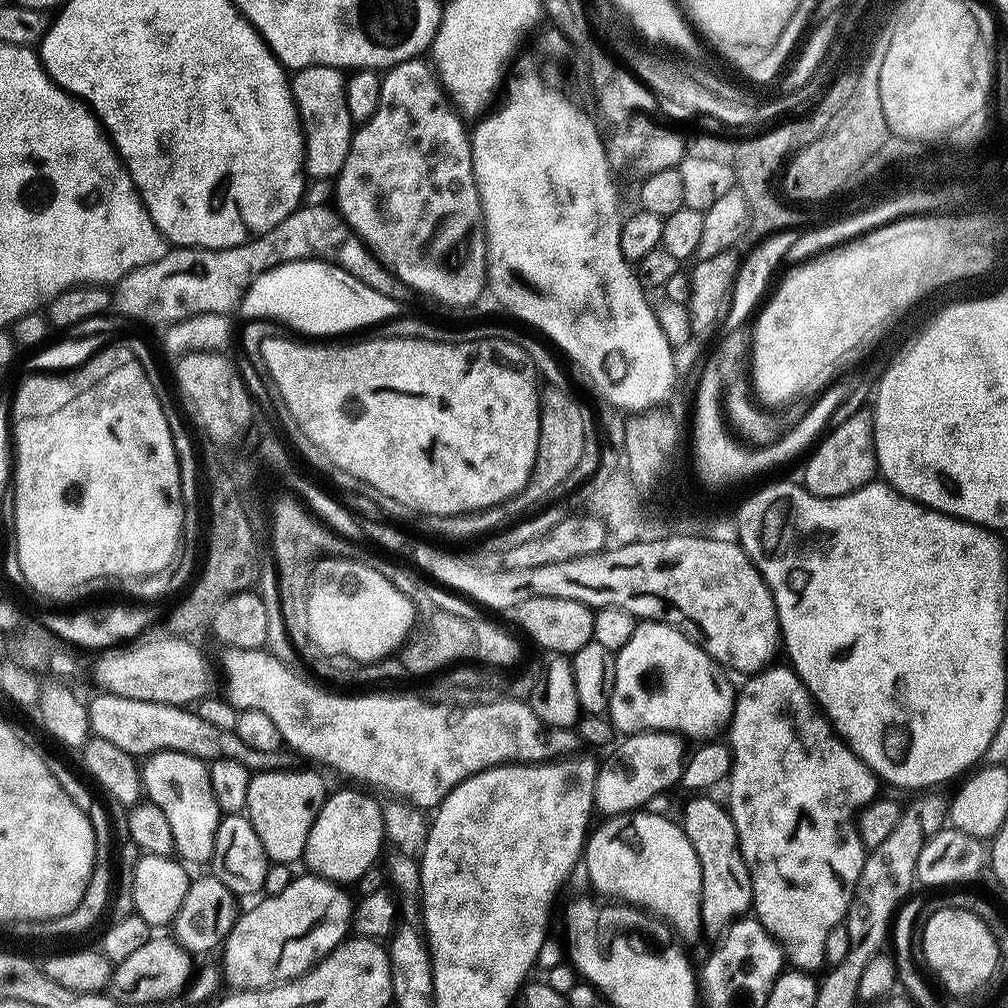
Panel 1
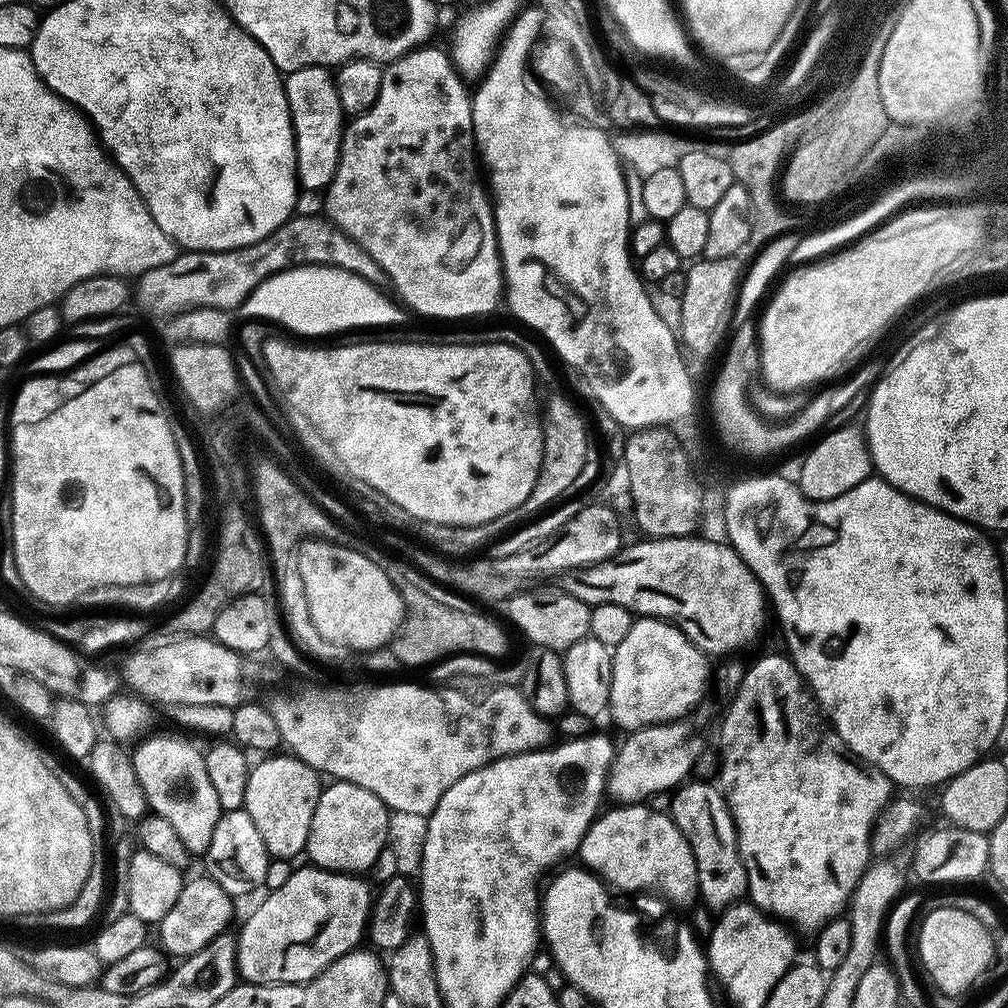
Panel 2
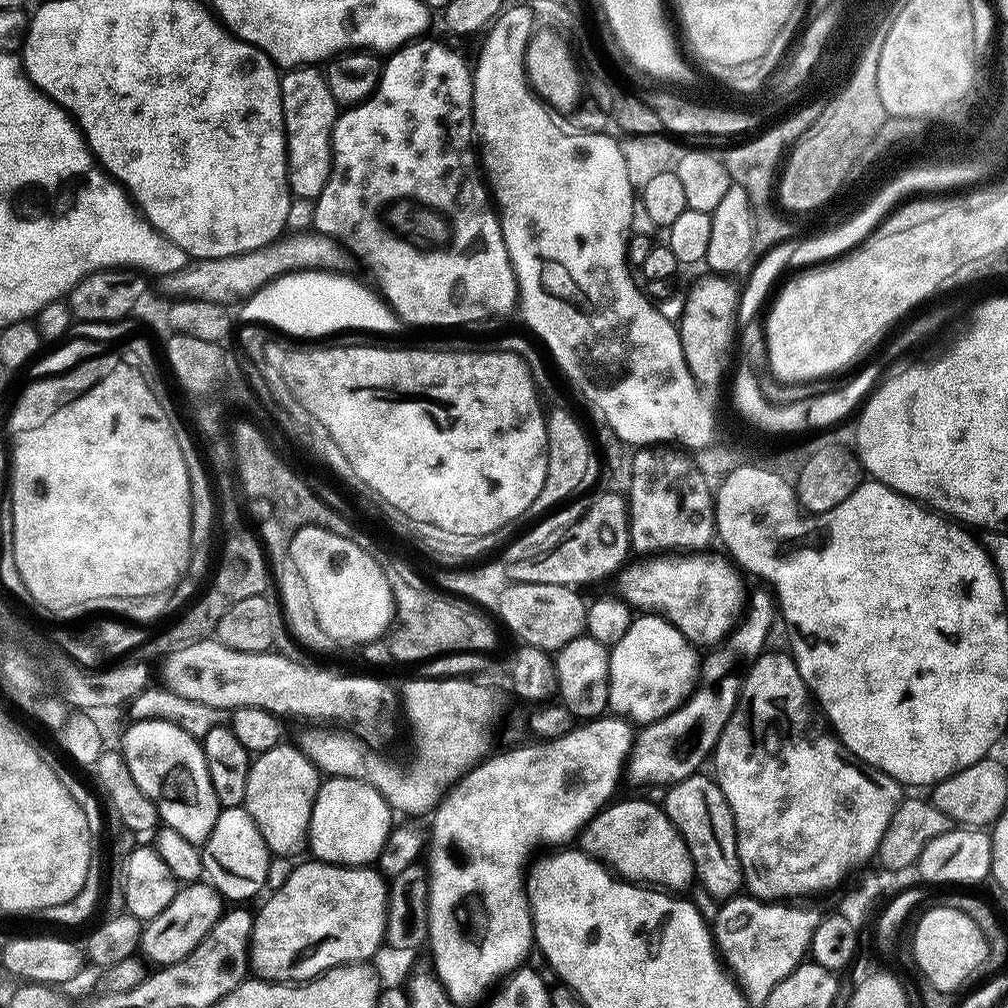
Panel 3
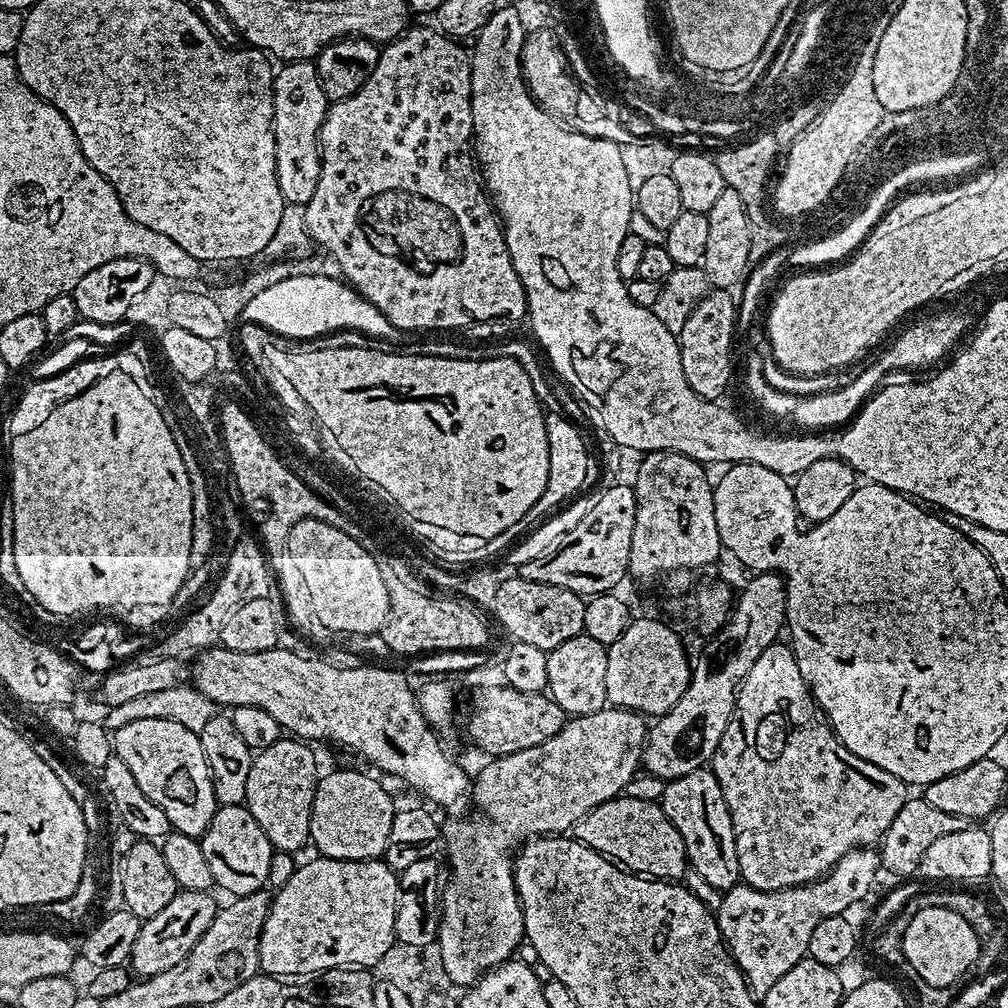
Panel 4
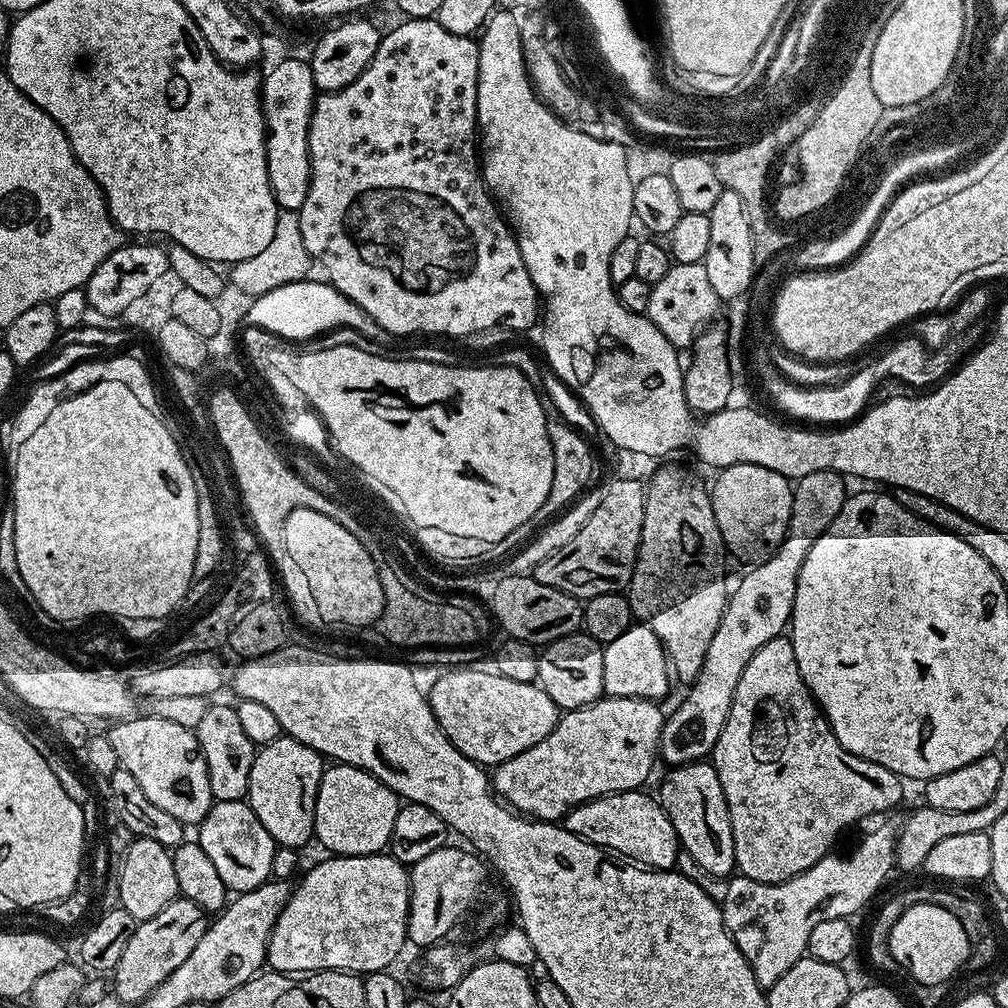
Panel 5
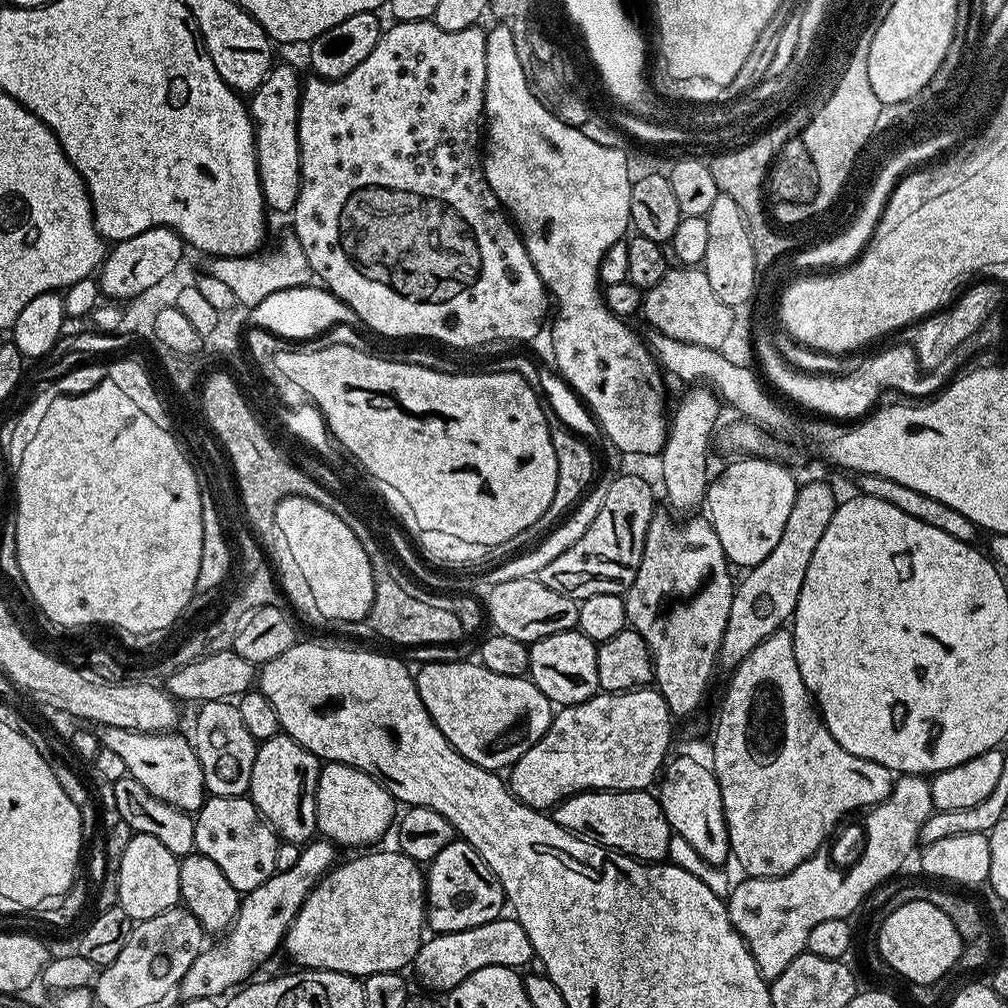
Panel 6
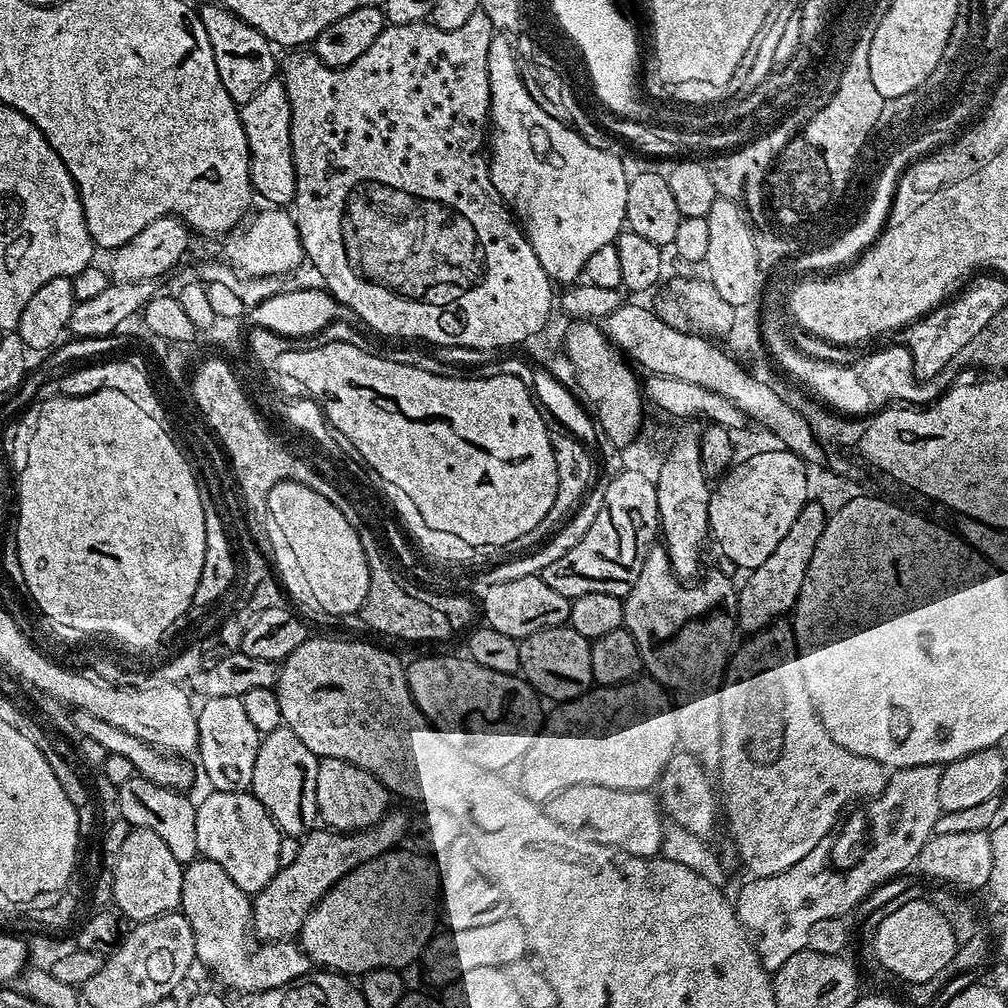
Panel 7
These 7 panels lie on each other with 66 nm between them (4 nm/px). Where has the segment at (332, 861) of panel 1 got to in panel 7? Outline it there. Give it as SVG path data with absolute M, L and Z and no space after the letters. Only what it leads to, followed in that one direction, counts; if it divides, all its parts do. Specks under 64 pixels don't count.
M323 758L318 766L316 810L321 821L337 832L361 832L377 824L386 811L384 803L390 799L383 784L366 770L338 758Z

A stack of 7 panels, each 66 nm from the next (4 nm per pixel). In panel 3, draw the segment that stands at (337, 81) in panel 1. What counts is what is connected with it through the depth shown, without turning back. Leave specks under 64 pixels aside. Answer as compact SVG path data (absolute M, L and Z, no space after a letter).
M316 66L285 71L280 77L280 93L284 135L288 138L288 186L293 197L315 200L330 178L332 127L336 125L338 105L334 94L330 94L327 75Z

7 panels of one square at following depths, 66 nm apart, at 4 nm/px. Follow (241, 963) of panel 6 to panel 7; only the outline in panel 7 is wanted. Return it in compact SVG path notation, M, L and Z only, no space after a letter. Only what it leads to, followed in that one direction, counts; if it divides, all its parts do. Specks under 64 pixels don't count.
M385 811L384 817L361 832L313 830L300 841L298 855L290 866L281 868L270 878L263 890L252 900L252 930L261 942L288 942L299 937L302 926L316 903L329 892L347 872L354 871L367 860L393 851L400 839L410 832L410 816L404 812Z

